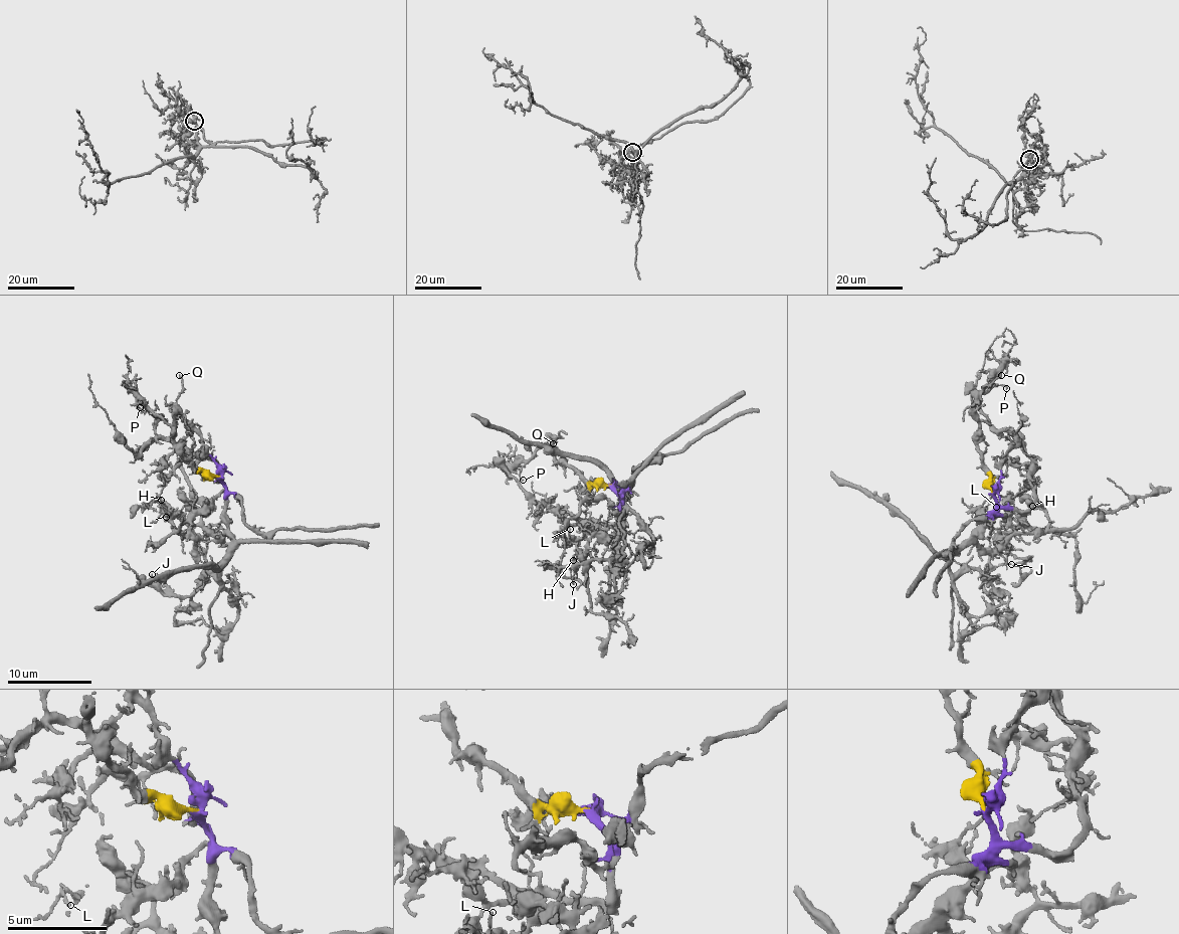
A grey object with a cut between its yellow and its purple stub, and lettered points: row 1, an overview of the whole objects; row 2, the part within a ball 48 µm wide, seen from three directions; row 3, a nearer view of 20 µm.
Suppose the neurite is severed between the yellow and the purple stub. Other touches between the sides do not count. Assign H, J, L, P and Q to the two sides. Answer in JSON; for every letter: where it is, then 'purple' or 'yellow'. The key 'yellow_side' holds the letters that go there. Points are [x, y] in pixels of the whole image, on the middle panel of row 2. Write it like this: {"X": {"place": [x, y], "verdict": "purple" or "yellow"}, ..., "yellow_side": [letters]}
{"H": {"place": [573, 560], "verdict": "purple"}, "J": {"place": [573, 584], "verdict": "purple"}, "L": {"place": [570, 529], "verdict": "purple"}, "P": {"place": [523, 480], "verdict": "yellow"}, "Q": {"place": [553, 443], "verdict": "yellow"}, "yellow_side": ["P", "Q"]}

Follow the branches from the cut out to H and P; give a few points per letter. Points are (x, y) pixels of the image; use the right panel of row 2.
H: (992, 495), (993, 518), (976, 539), (980, 547), (997, 548), (1005, 539), (998, 535), (1012, 533), (1032, 506)
P: (994, 494), (978, 443), (975, 401), (993, 385), (1000, 384), (1007, 389)

